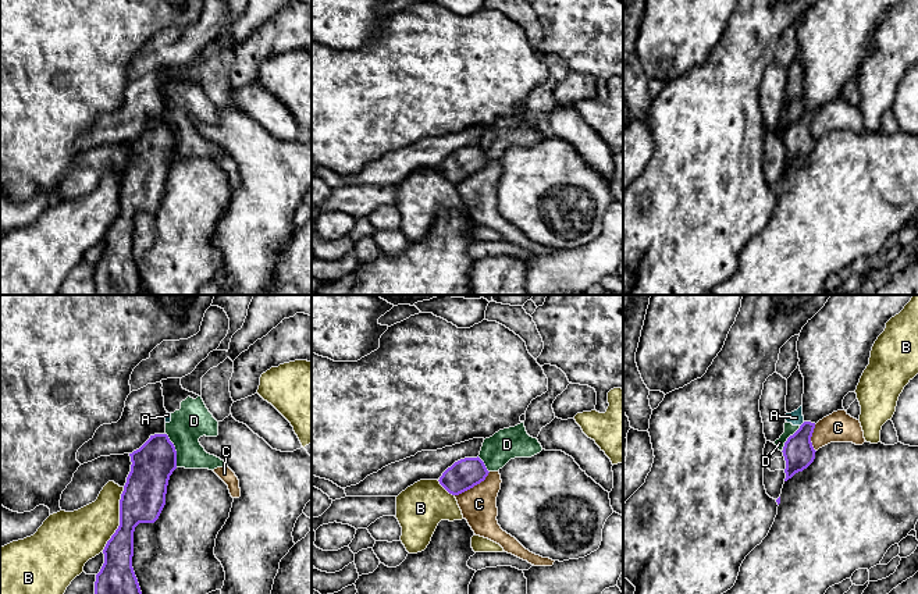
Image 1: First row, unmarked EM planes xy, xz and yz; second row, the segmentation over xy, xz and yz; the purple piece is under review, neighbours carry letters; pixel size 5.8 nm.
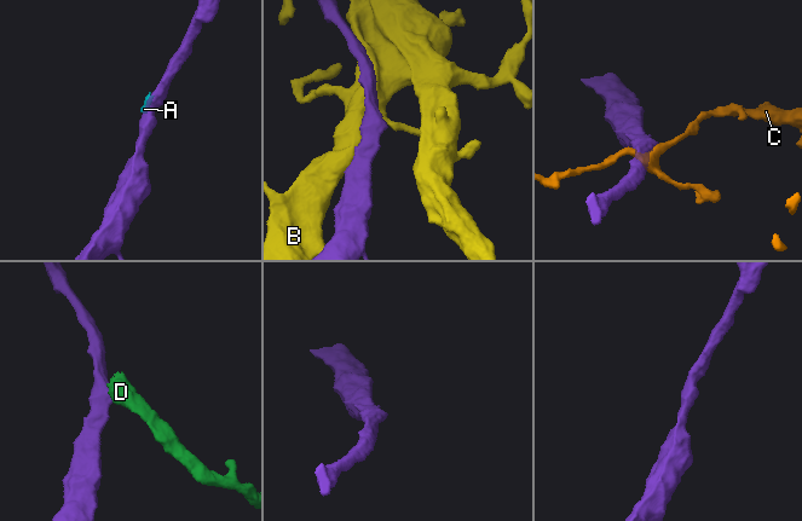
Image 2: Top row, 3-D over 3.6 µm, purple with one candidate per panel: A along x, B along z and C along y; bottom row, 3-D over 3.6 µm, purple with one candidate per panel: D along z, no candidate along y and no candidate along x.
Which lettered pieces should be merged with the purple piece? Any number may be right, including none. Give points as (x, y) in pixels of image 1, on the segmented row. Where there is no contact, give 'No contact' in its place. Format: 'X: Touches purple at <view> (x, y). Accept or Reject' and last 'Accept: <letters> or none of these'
A: Touches purple at yz (801, 424). Reject
B: Touches purple at xy (120, 519). Reject
C: Touches purple at xz (473, 486). Reject
D: Touches purple at xy (174, 450). Reject
Accept: none of these

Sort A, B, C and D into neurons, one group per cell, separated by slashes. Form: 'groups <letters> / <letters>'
groups A D / B / C

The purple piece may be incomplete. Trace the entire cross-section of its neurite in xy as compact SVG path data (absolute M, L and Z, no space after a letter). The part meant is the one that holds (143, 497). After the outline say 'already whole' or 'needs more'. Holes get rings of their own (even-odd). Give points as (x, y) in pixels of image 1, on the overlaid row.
M154 434L136 451L129 453L131 472L120 499L120 526L107 541L104 563L96 575L95 594L142 594L132 568L134 531L139 523L154 523L164 505L170 476L177 469L177 451L167 434Z | already whole

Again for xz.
M478 456L465 458L448 467L438 481L449 494L459 495L484 481L488 473Z | already whole

